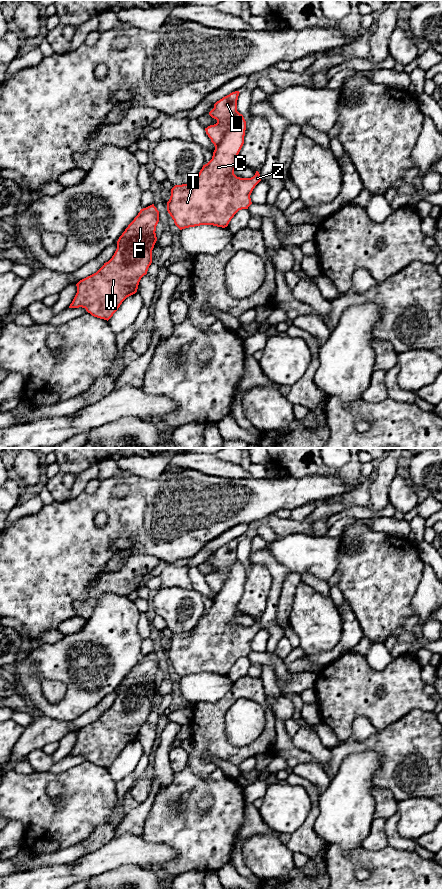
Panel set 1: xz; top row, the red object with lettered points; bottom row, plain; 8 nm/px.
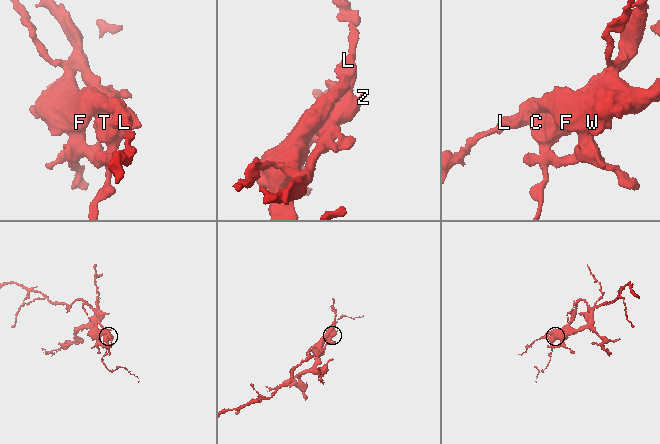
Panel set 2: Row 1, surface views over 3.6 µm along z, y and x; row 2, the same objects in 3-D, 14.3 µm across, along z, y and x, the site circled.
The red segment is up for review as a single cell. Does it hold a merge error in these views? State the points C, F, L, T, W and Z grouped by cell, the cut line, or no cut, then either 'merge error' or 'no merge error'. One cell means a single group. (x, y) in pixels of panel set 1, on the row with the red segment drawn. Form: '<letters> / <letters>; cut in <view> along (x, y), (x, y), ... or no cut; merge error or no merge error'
C T Z / F L W; cut in xz along (237, 111), (228, 123), (227, 131), (221, 141), (215, 147); merge error

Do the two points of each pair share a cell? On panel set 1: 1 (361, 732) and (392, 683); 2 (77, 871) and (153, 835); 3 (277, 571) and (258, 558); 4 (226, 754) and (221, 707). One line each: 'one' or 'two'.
1: two
2: two
3: one
4: one

